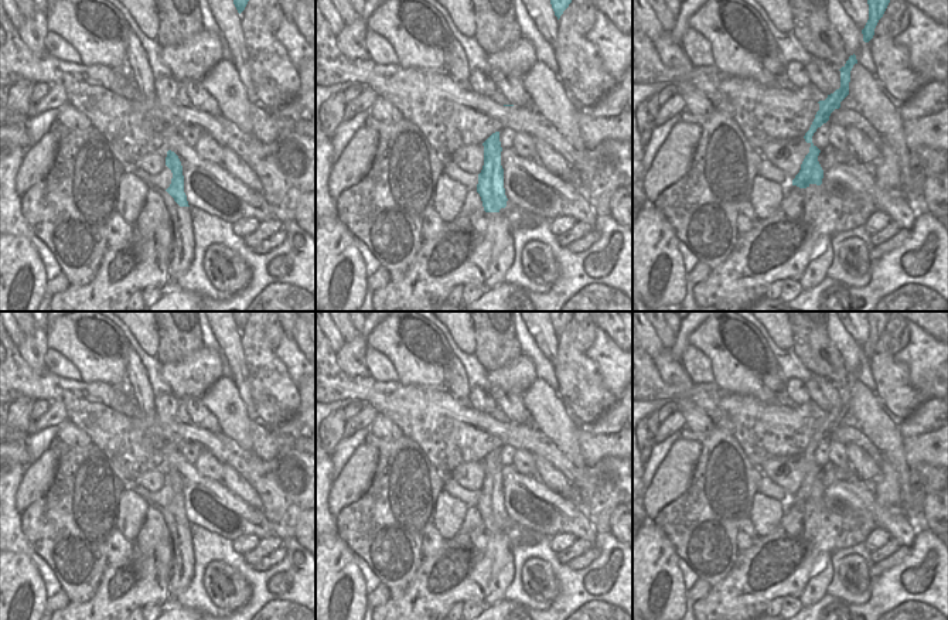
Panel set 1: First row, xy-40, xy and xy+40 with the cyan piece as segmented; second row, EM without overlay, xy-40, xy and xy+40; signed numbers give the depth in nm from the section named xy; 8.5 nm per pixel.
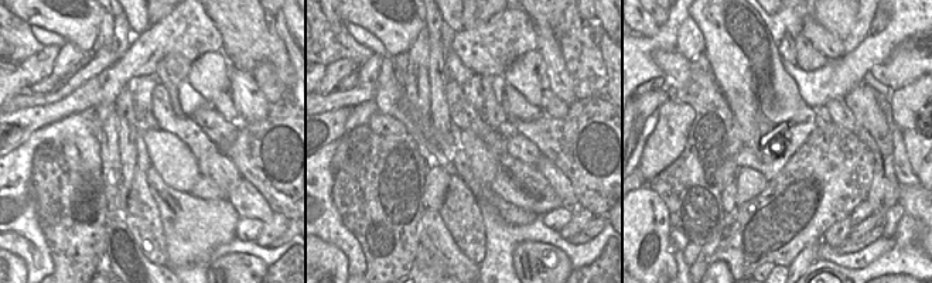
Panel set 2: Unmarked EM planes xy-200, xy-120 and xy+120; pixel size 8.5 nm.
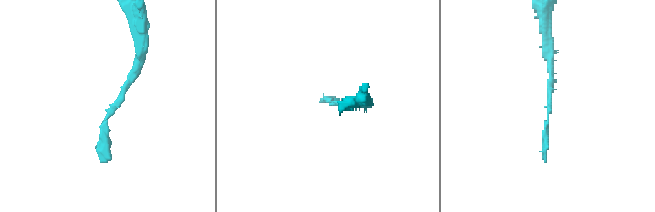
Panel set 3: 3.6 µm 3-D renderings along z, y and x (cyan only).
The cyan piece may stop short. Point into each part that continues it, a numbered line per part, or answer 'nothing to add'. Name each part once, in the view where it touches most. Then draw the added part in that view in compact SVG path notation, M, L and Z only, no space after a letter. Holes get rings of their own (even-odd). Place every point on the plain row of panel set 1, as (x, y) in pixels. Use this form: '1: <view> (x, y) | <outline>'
1: xy-40 (183, 554) | M153 503L149 504L161 512L170 531L173 546L173 575L168 583L170 600L173 600L188 587L194 576L194 549L192 538L190 535L190 524L180 524L166 507Z

